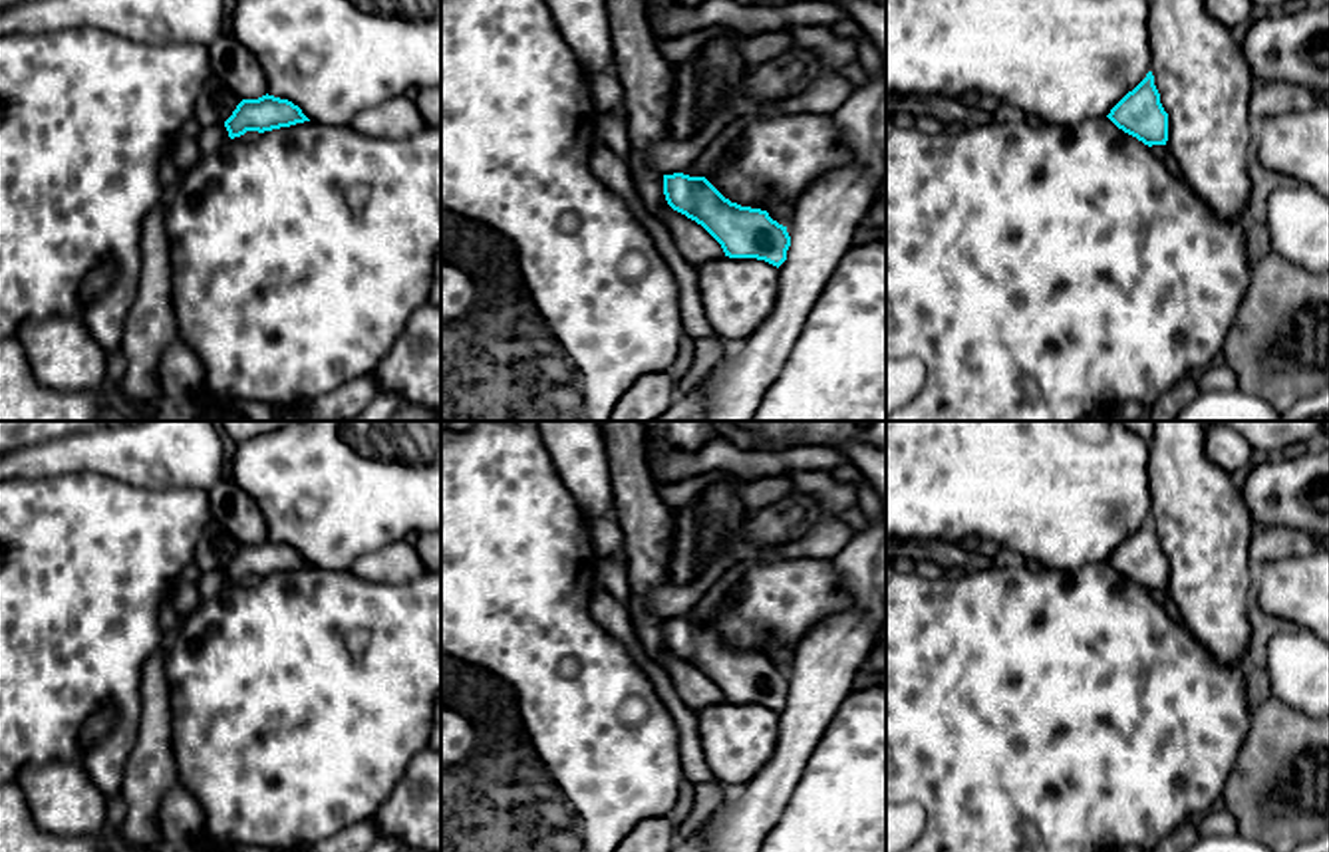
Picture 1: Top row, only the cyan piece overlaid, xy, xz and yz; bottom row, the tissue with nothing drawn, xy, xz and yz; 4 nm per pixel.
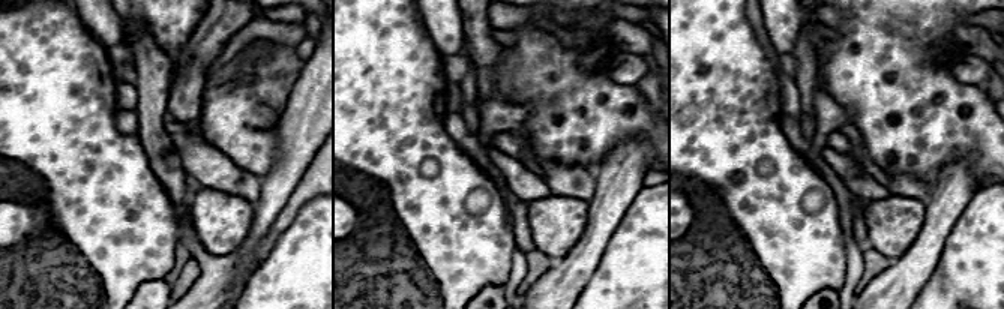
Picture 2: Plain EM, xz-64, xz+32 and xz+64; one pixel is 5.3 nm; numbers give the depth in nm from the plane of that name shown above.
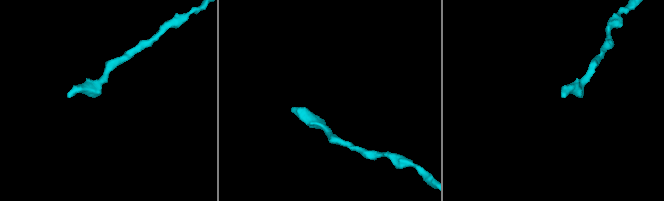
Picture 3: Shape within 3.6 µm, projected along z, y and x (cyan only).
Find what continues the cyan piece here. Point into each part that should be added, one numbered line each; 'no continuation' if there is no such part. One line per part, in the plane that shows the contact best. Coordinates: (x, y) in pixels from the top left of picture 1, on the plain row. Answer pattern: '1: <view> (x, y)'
no continuation

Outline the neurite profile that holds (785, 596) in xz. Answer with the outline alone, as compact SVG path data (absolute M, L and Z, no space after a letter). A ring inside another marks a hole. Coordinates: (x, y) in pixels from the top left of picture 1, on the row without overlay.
M747 512L741 522L713 536L701 560L703 572L729 558L729 570L737 570L733 584L747 592L745 608L737 610L725 586L705 624L731 647L767 655L767 639L773 638L797 649L805 634L824 618L852 606L852 598L838 586L832 560L812 556L767 558L763 544L745 538Z

